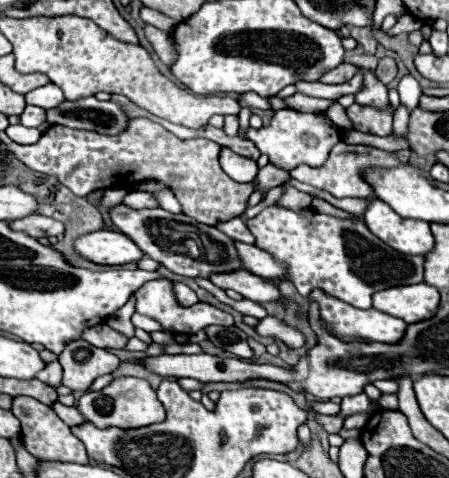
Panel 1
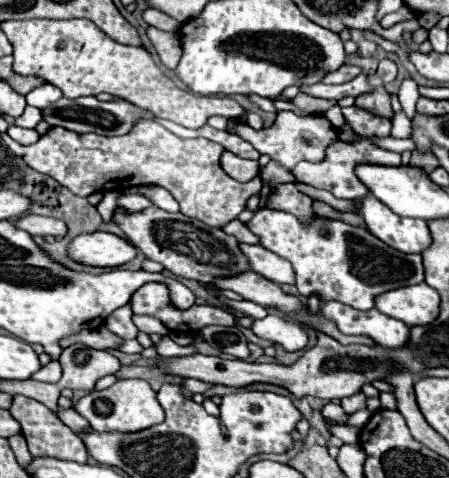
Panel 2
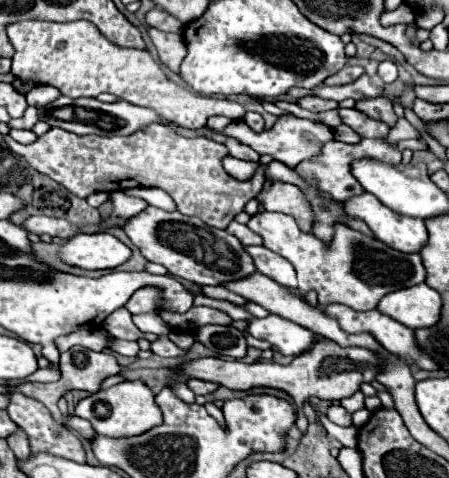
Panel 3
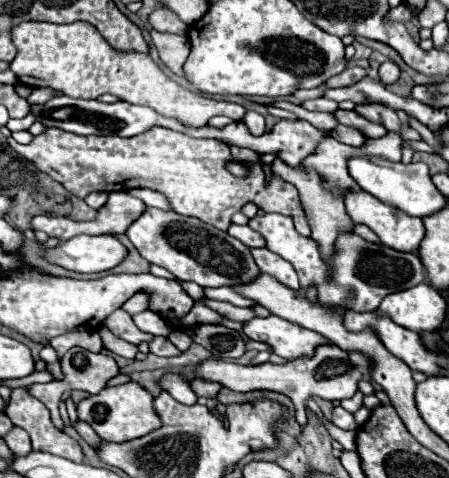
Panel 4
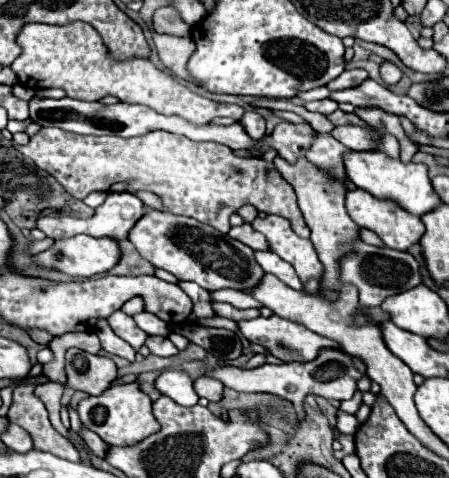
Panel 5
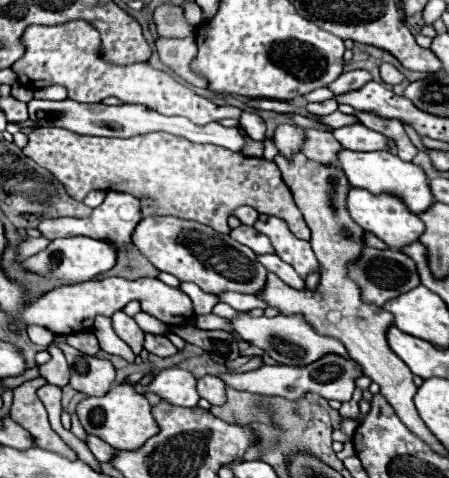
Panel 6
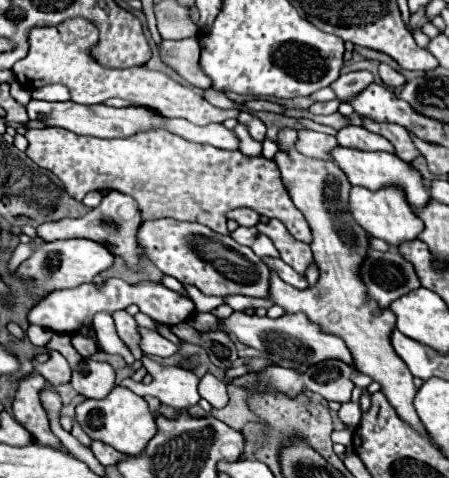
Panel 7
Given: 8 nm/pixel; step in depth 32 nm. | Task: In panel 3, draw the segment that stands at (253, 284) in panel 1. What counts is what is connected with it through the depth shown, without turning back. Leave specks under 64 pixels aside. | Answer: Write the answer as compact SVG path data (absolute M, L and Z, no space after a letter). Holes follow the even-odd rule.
M254 272L252 276L248 276L248 280L232 280L232 284L222 284L222 286L226 286L228 290L240 294L242 298L246 298L250 302L256 302L256 304L264 306L266 310L270 310L270 312L274 312L278 316L284 316L284 318L288 318L288 320L292 320L292 322L296 322L296 324L300 324L300 326L304 326L304 328L320 334L320 336L326 336L326 338L338 342L340 346L364 346L364 348L378 350L378 352L382 348L370 334L346 334L346 332L342 332L340 326L338 326L338 322L332 320L330 316L326 316L320 308L310 308L308 302L304 302L300 296L290 294L284 286L276 284L268 276L260 276L260 272Z

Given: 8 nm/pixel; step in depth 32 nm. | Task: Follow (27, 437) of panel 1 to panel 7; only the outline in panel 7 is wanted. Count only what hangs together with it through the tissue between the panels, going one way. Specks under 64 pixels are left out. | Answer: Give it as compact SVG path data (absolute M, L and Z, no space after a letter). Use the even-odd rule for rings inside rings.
M40 374L22 380L16 390L14 402L12 402L12 416L16 422L20 422L32 434L36 444L40 442L42 446L66 452L62 442L50 430L46 410L42 408L42 402L38 398L38 392L42 390L44 384L46 384L46 380Z

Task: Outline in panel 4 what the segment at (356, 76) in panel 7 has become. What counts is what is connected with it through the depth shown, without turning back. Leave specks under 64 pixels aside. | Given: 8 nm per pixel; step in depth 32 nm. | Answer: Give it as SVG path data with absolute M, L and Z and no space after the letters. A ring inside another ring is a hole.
M348 66L348 68L344 68L340 74L336 74L336 76L332 76L332 80L328 80L326 82L326 86L328 88L340 88L340 86L350 86L350 84L354 84L354 82L358 82L360 78L364 78L366 76L366 70L364 68L360 68L360 66Z

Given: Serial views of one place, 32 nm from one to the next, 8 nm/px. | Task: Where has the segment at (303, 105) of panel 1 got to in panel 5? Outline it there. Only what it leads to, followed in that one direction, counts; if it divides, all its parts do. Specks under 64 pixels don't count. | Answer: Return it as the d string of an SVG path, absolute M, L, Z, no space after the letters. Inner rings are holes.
M326 98L326 100L314 100L314 102L306 102L304 108L308 108L310 112L322 112L322 114L332 114L334 110L338 110L338 102Z

